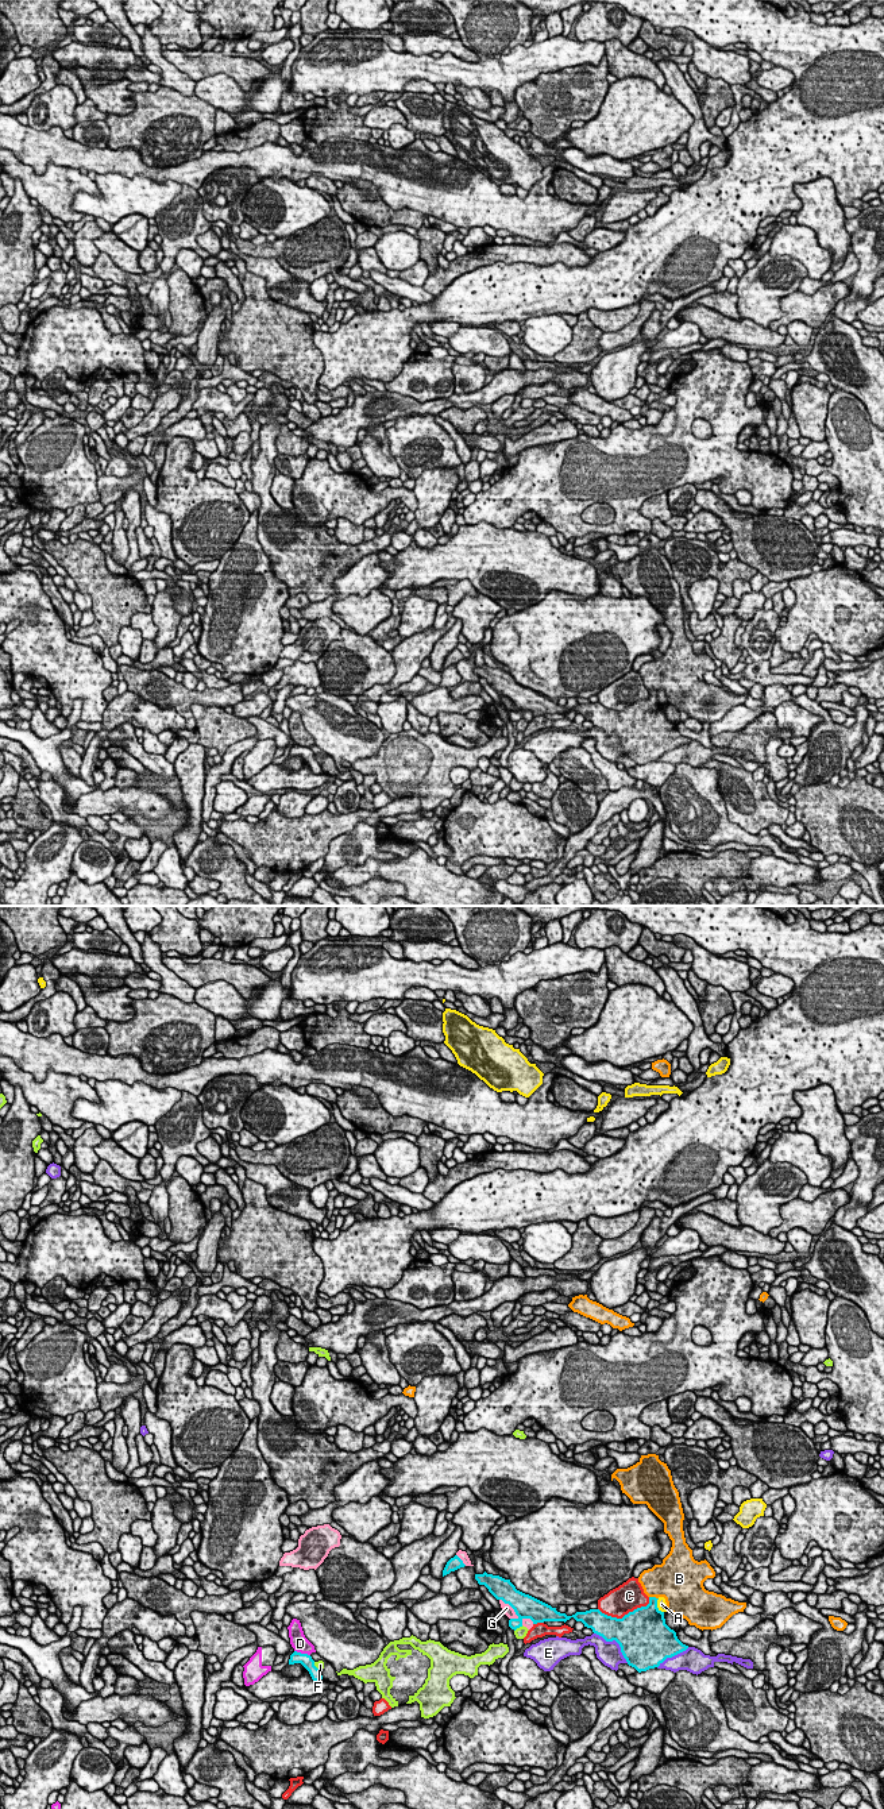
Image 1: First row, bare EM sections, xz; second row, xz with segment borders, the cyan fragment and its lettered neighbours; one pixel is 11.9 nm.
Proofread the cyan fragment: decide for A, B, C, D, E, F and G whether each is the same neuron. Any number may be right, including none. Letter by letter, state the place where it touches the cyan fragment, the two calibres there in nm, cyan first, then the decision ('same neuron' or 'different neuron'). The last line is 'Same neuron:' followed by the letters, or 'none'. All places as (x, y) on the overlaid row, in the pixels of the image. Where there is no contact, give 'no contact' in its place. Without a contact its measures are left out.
A: xz (656, 1605) | 420/120 nm | different neuron
B: xz (653, 1597) | 300/400 nm | different neuron
C: xz (625, 1615) | 500/340 nm | different neuron
D: xz (302, 1654) | 140/200 nm | different neuron
E: xz (616, 1640) | 480/280 nm | different neuron
F: xz (518, 1627) | 260/130 nm | different neuron
G: xz (512, 1607) | 280/120 nm | different neuron
Same neuron: none

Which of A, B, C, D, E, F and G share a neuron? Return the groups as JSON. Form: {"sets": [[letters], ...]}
{"sets": [["A"], ["B"], ["C"], ["D"], ["E"], ["F"], ["G"]]}

